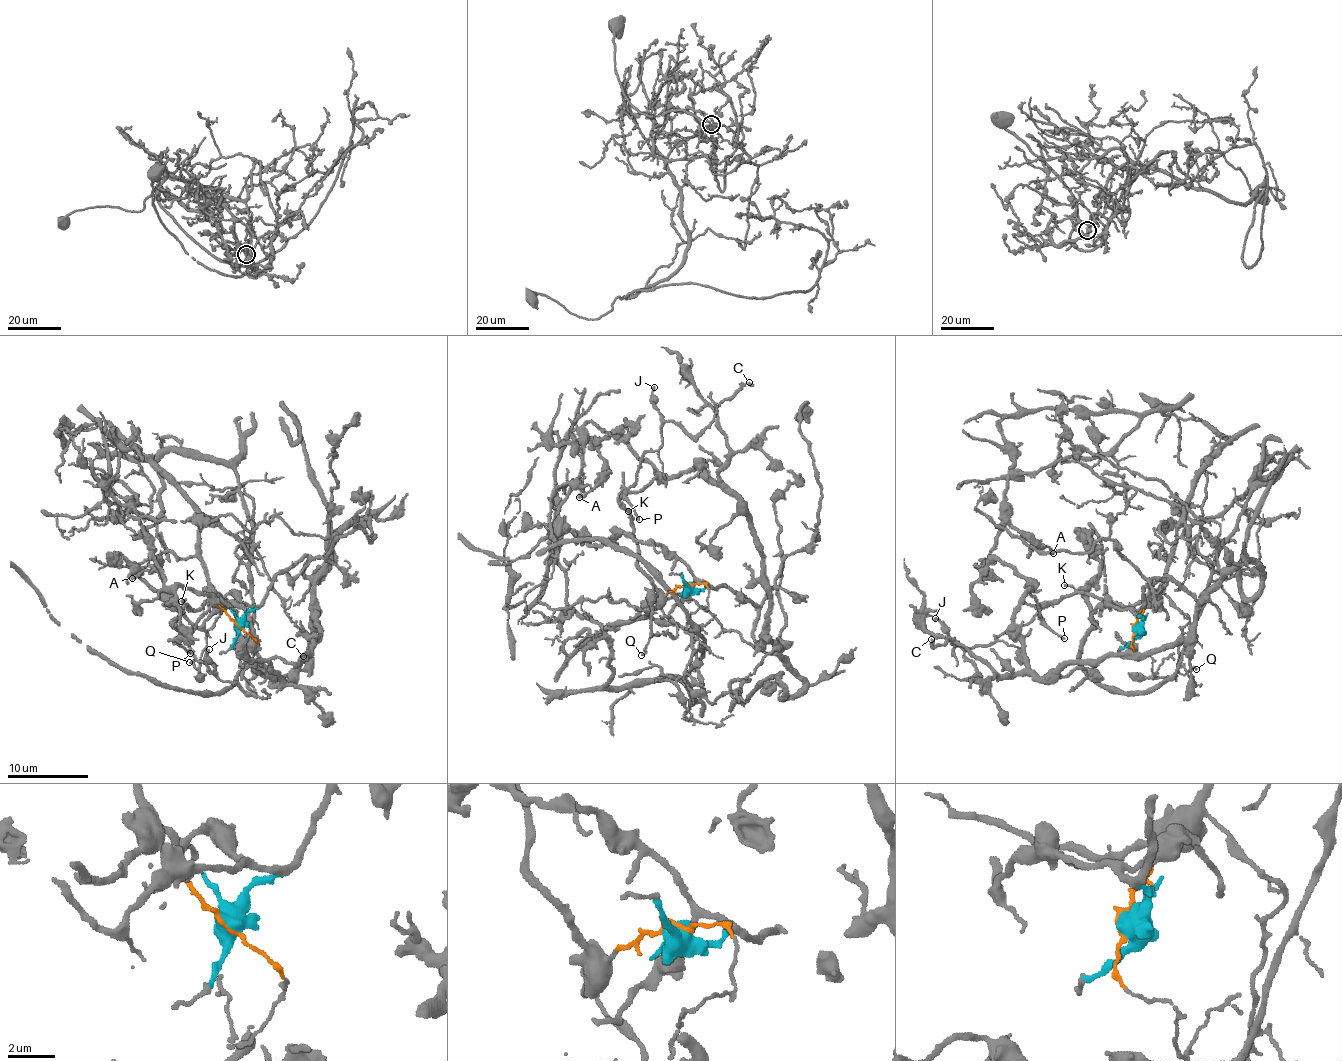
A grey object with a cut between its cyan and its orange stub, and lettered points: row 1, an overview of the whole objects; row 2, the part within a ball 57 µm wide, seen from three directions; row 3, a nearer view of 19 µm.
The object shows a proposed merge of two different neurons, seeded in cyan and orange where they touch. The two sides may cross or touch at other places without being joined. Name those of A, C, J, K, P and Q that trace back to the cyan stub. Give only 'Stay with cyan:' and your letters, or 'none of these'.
Stay with cyan: A, C, P

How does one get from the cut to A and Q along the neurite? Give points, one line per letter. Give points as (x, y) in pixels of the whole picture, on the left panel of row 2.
A: (236, 625), (308, 559), (319, 636), (285, 680), (243, 609), (167, 586), (152, 553), (131, 578)
Q: (236, 625), (212, 589), (225, 605), (207, 631), (201, 664), (195, 669), (193, 661), (189, 663)

